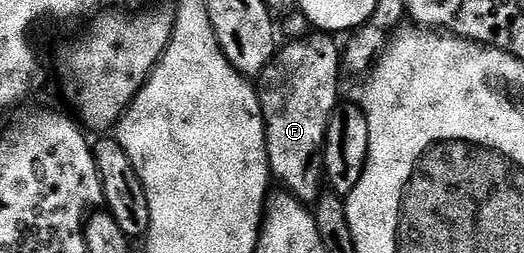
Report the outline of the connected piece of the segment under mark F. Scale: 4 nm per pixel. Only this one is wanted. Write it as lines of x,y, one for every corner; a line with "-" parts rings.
313,35
306,41
293,41
278,48
273,62
261,73
259,96
261,114
265,116
265,142
269,152
269,172
281,180
280,188
302,203
316,202
321,196
325,175
325,136
331,115
339,104
337,84
343,74
343,53
332,36

